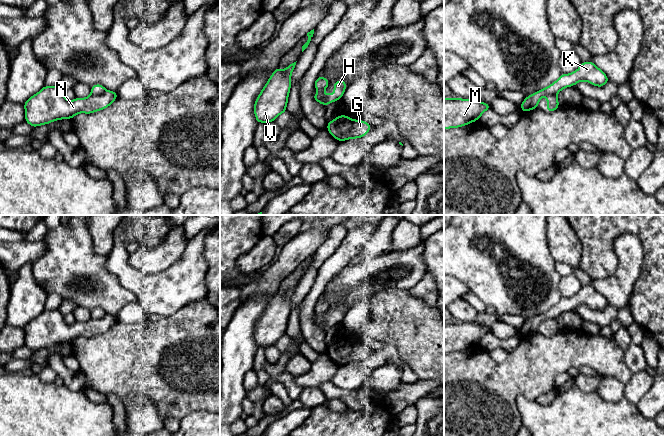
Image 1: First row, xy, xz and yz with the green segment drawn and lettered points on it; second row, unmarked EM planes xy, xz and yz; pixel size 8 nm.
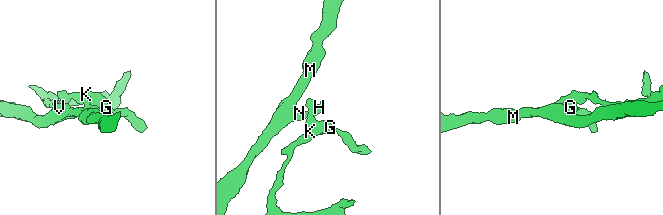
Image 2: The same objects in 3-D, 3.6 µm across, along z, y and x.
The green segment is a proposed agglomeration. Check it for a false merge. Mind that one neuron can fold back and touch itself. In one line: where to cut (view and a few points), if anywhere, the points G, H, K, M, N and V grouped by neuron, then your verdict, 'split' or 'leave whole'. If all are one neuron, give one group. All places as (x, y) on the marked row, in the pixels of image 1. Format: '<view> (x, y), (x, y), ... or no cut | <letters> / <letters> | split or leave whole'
xy (105, 90), (99, 94), (91, 94) | G K / H M N V | split

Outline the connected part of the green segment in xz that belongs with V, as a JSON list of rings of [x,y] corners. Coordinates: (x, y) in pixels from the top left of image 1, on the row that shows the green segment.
[[[296,62],[284,70],[277,68],[273,71],[254,104],[255,118],[258,123],[273,122],[277,116],[286,112],[291,74],[295,65]]]

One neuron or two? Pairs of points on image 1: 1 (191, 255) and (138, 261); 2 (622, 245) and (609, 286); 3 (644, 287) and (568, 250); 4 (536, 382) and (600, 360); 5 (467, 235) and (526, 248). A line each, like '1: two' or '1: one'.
1: two
2: one
3: two
4: one
5: one

